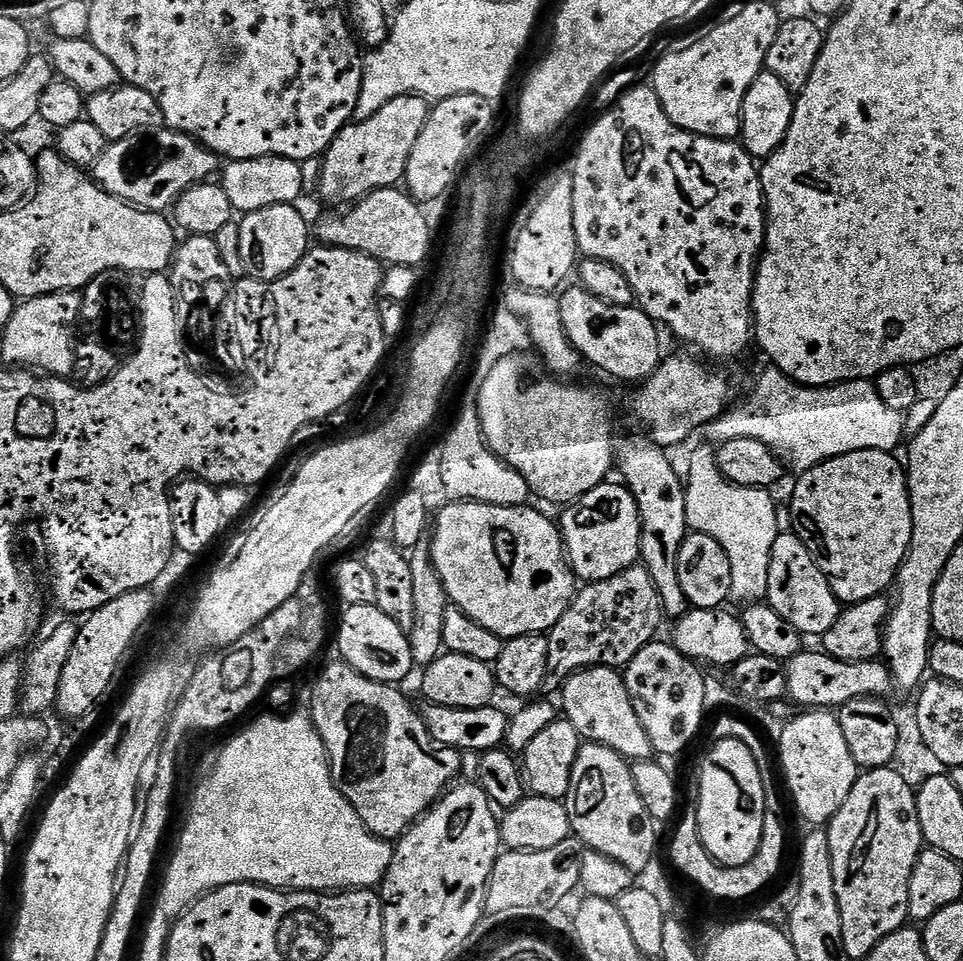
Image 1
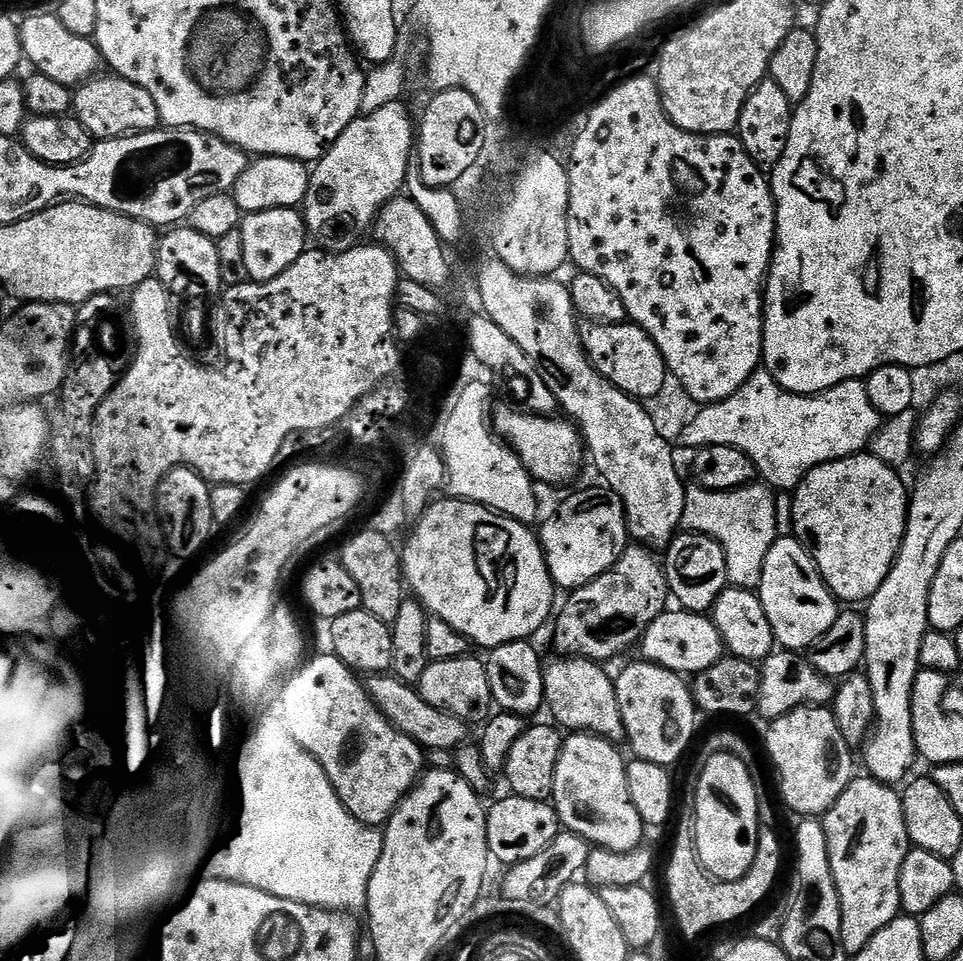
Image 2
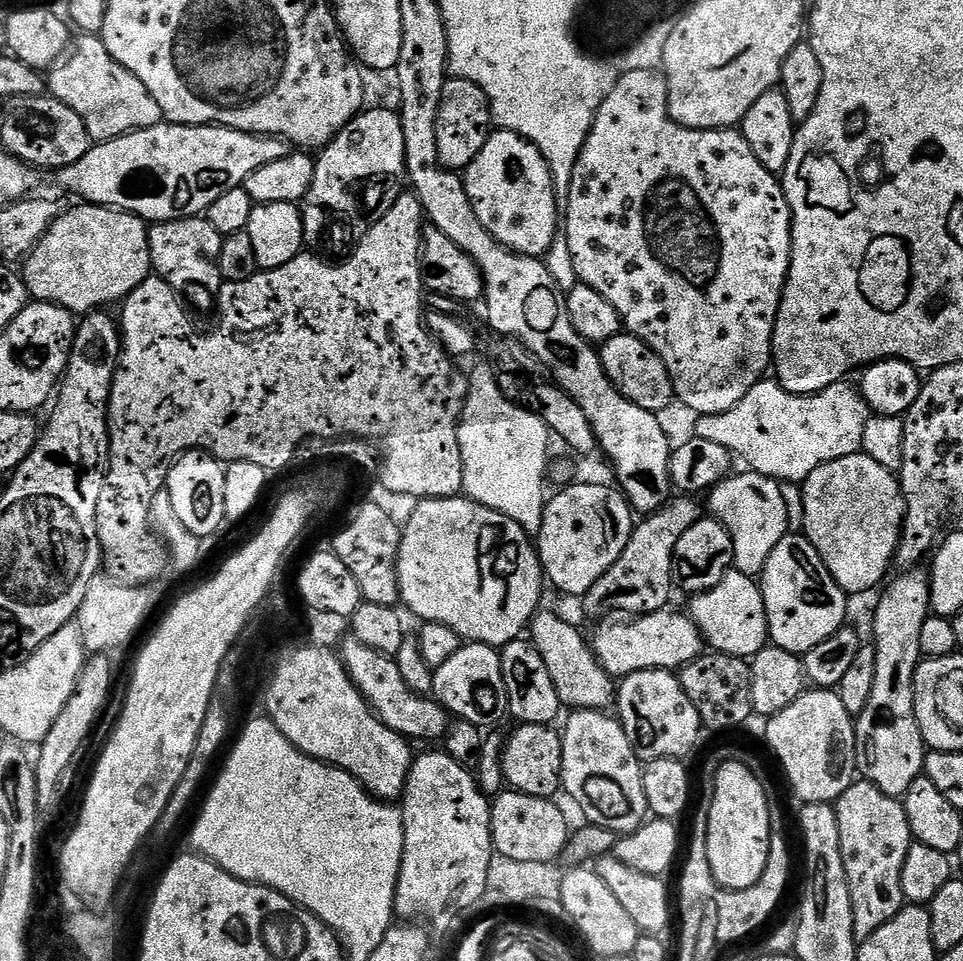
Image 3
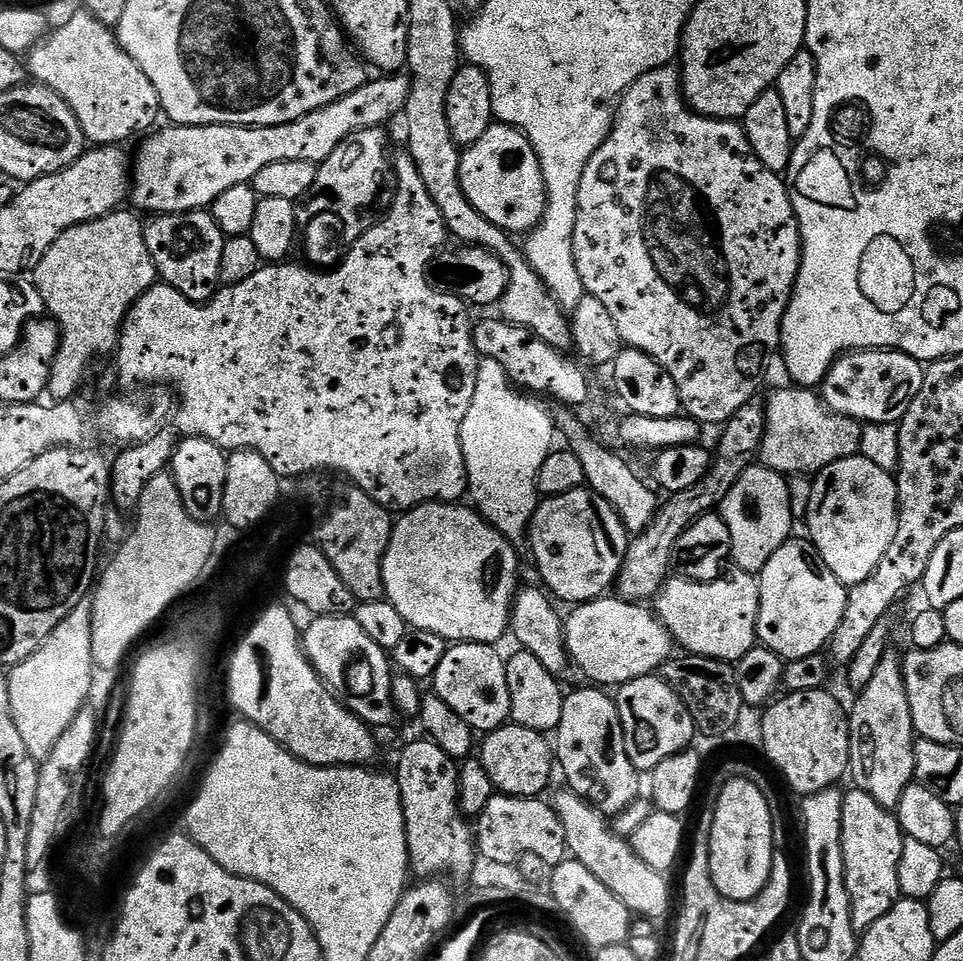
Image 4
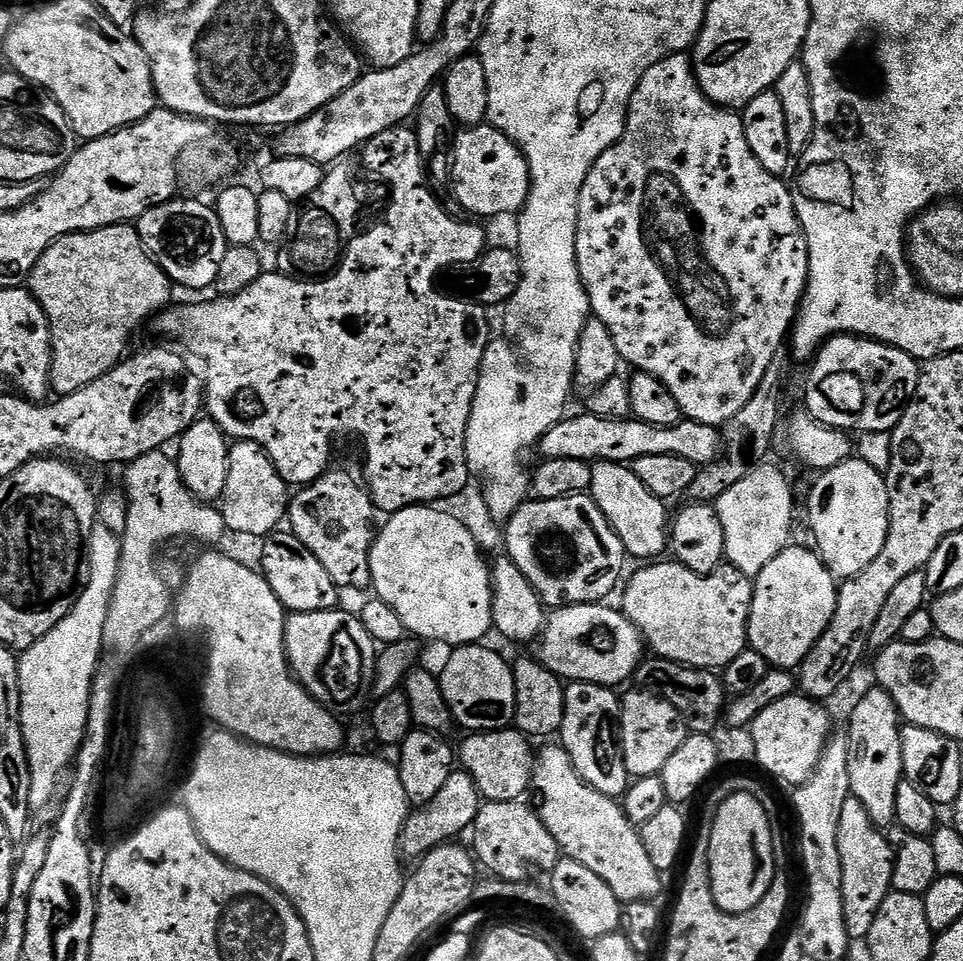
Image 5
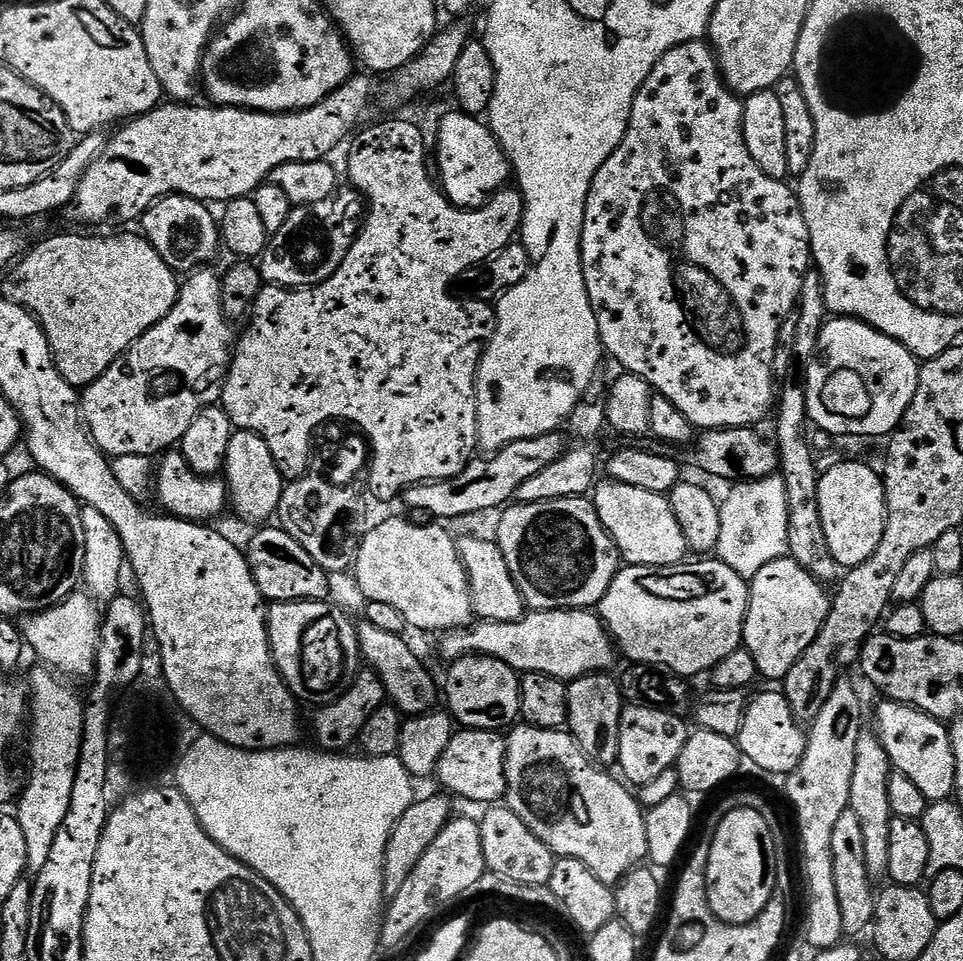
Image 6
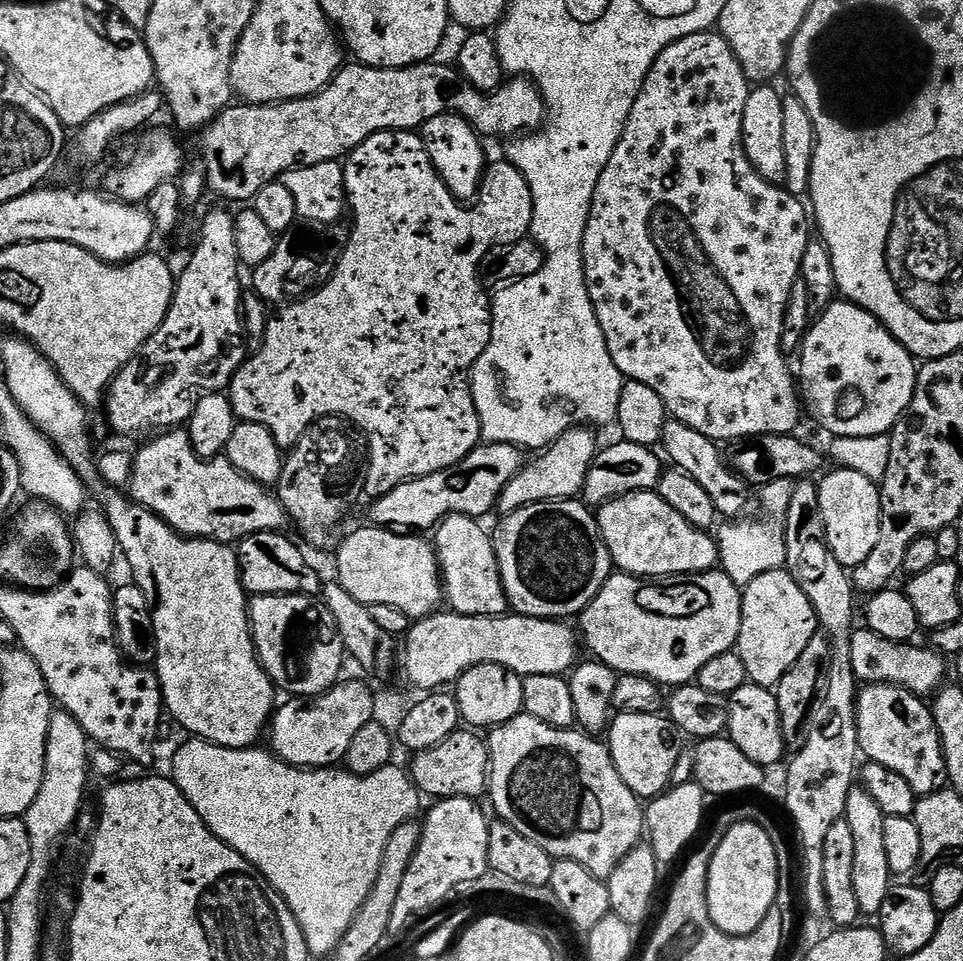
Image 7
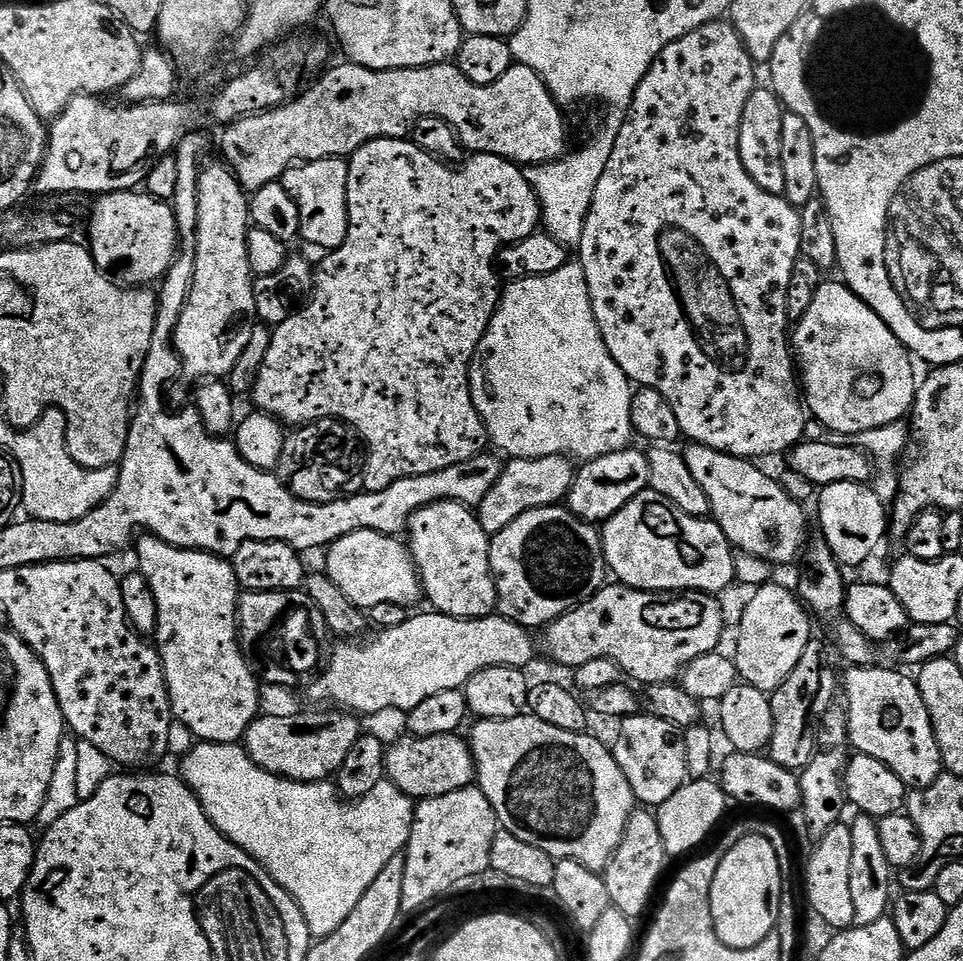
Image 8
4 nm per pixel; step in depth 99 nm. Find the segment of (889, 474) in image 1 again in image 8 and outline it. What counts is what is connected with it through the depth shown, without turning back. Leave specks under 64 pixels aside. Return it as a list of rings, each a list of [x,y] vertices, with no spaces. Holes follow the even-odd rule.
[[[834,482],[819,489],[820,528],[824,541],[830,546],[837,564],[864,564],[876,552],[890,532],[890,514],[886,504],[879,500],[868,484]]]

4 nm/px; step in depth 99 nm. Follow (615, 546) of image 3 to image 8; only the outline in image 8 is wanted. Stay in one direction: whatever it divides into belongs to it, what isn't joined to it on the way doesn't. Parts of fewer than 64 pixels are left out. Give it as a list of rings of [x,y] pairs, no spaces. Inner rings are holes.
[[[567,507],[539,508],[514,518],[506,530],[495,533],[488,545],[488,561],[496,583],[496,606],[499,615],[529,630],[540,630],[571,608],[586,602],[605,587],[604,541],[593,525],[579,520]]]

